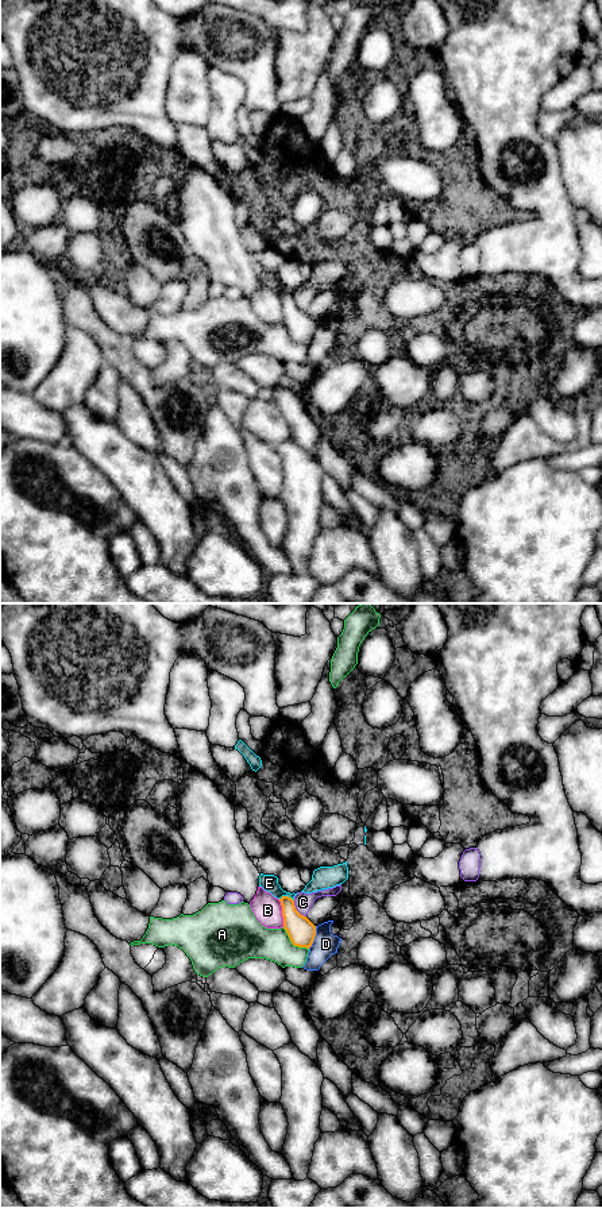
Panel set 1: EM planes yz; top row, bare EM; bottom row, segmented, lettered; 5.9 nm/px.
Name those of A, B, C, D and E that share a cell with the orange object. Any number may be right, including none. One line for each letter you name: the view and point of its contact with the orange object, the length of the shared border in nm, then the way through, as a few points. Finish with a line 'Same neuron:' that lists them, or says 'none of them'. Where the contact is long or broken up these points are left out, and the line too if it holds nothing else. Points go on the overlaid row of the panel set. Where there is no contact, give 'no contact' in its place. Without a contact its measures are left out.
Same neuron: none of them

